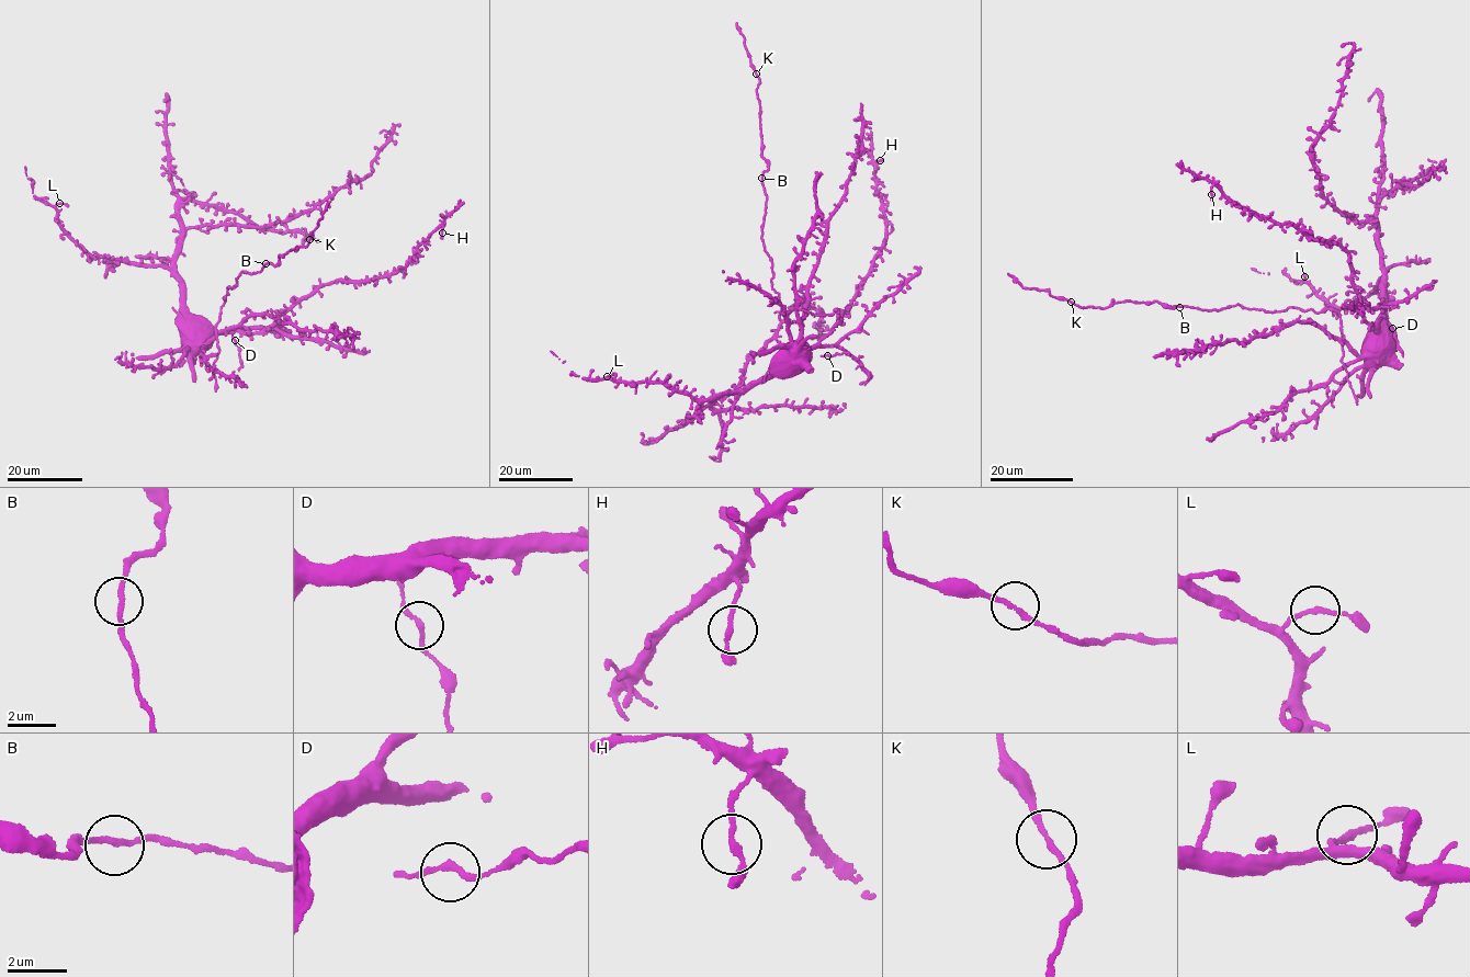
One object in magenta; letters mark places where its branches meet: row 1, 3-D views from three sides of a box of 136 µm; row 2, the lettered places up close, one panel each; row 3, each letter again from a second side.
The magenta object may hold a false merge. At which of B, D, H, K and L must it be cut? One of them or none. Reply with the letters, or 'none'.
none

